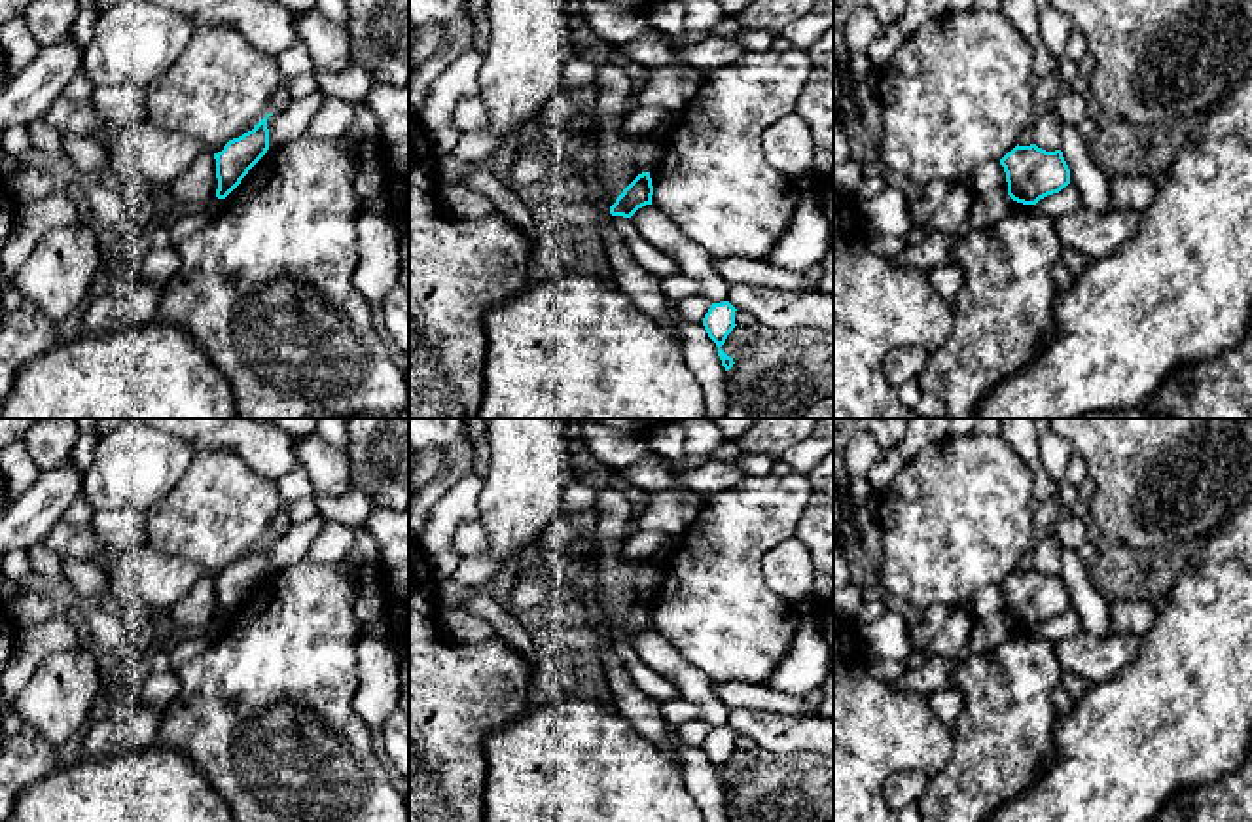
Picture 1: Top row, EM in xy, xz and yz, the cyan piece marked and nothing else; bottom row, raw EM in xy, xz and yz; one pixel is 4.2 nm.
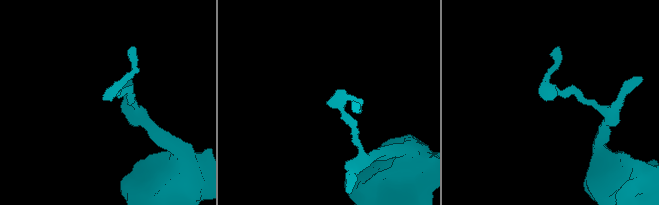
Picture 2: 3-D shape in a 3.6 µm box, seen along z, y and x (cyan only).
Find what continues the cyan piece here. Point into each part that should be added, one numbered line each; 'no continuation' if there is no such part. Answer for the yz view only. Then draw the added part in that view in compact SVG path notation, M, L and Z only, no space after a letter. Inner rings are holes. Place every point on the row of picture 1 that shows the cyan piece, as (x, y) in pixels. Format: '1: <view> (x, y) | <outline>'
no continuation

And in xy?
no continuation

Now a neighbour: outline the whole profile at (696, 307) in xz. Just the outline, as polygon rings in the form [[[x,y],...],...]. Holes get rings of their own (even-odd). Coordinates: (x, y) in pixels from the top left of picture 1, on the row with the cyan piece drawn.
[[[701,294],[682,299],[678,303],[680,313],[691,322],[703,322],[710,307],[712,307],[712,301]]]

